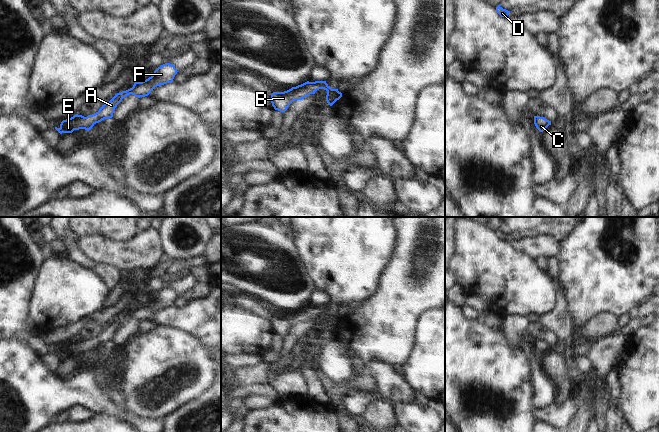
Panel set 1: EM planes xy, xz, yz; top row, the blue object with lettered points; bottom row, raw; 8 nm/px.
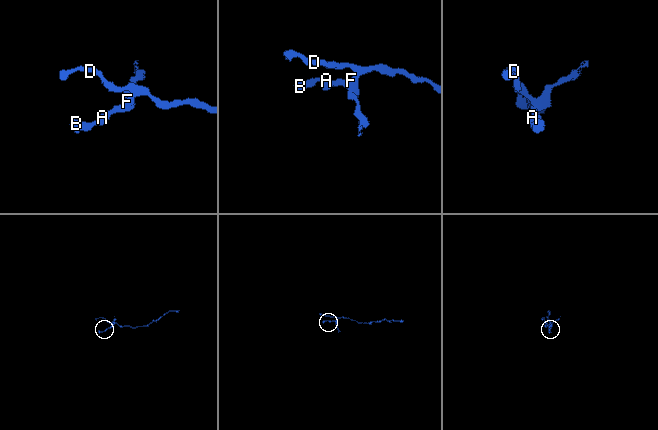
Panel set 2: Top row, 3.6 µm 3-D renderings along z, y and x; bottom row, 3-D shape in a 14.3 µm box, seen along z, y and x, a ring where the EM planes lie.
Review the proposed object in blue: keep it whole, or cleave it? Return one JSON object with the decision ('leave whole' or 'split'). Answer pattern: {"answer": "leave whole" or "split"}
{"answer": "leave whole"}

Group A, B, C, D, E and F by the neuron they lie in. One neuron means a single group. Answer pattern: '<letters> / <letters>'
A B C D E F

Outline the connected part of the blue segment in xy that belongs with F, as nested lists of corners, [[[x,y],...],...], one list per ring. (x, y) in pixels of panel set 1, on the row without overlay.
[[[163,288],[158,291],[154,295],[154,298],[148,303],[142,306],[135,306],[132,312],[117,317],[109,326],[102,329],[99,335],[95,338],[88,339],[87,341],[76,338],[71,342],[63,344],[60,351],[55,351],[55,353],[60,358],[72,357],[74,354],[79,353],[89,355],[96,347],[107,342],[112,342],[115,332],[123,322],[130,318],[138,322],[148,320],[155,311],[172,307],[177,296],[178,295],[173,288]]]

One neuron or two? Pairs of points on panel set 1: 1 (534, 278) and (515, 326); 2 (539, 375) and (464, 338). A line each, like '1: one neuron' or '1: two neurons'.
1: two neurons
2: two neurons

